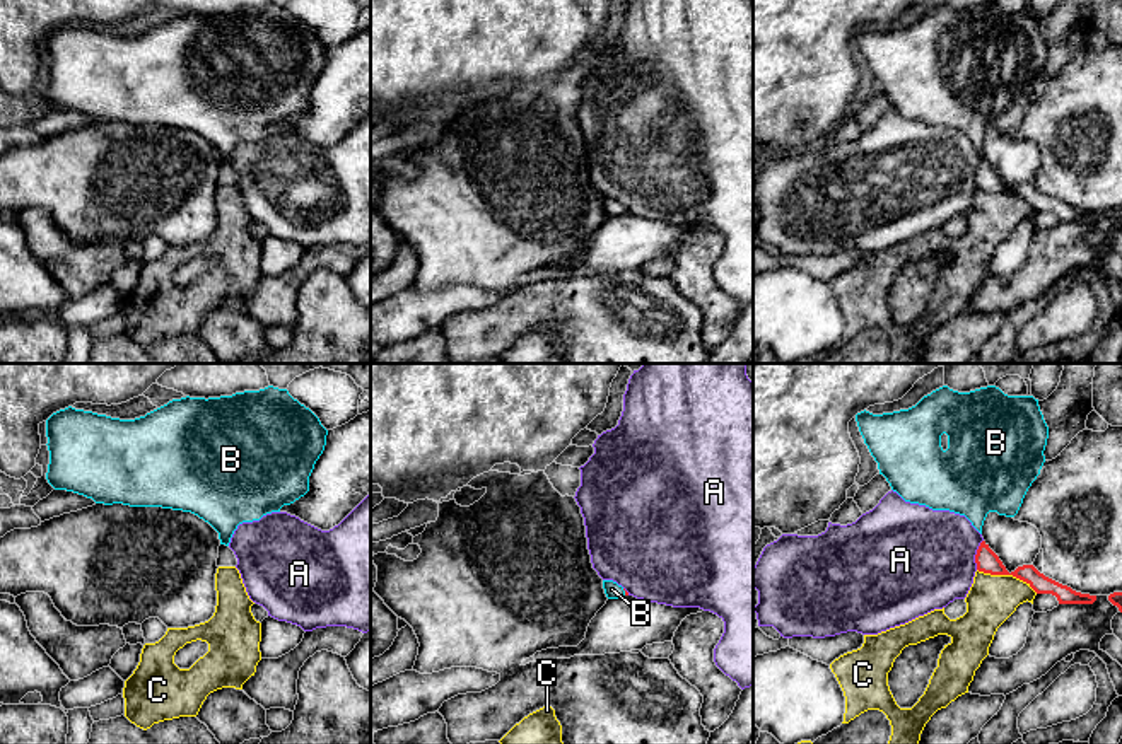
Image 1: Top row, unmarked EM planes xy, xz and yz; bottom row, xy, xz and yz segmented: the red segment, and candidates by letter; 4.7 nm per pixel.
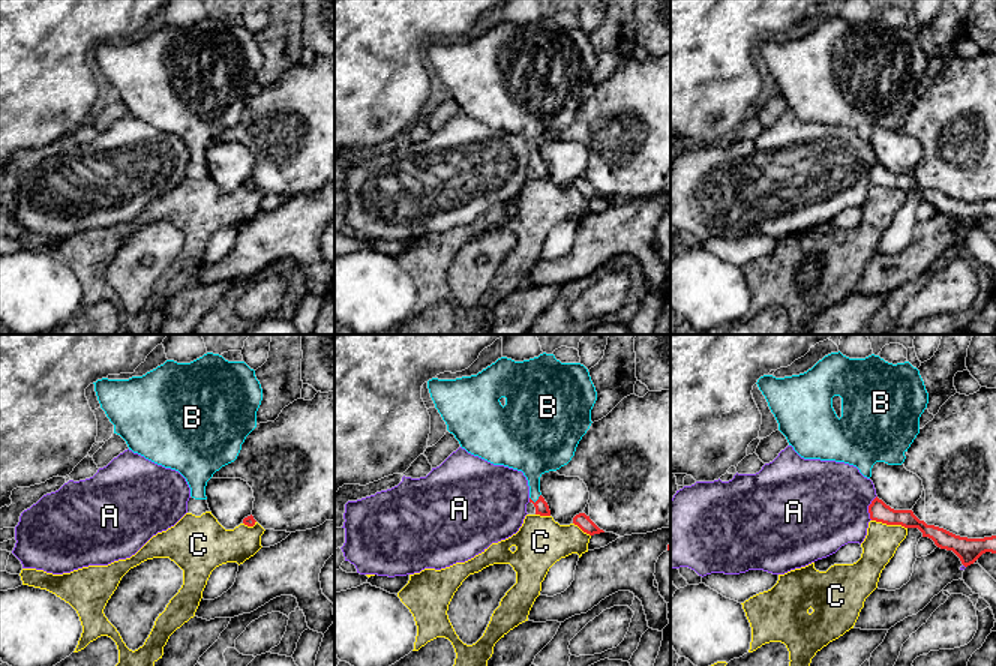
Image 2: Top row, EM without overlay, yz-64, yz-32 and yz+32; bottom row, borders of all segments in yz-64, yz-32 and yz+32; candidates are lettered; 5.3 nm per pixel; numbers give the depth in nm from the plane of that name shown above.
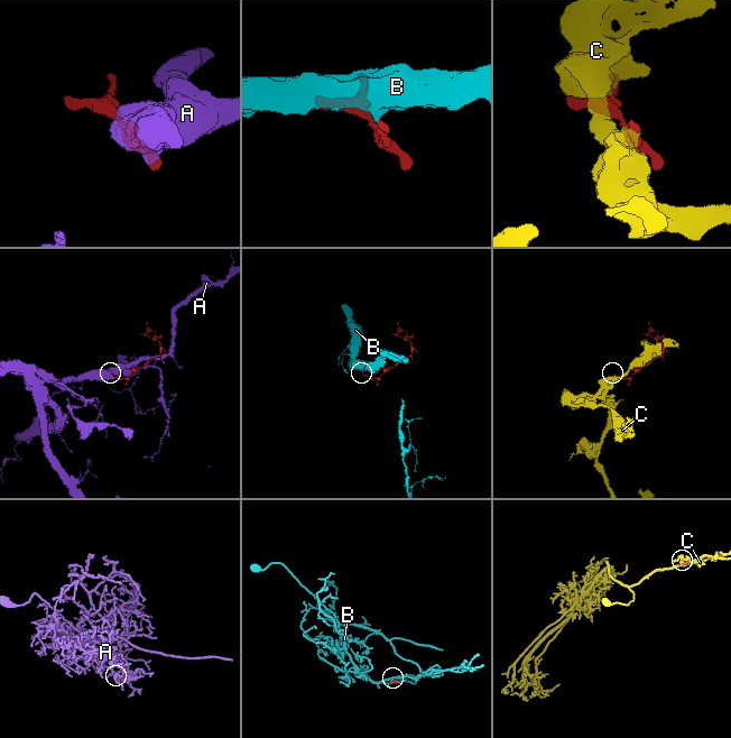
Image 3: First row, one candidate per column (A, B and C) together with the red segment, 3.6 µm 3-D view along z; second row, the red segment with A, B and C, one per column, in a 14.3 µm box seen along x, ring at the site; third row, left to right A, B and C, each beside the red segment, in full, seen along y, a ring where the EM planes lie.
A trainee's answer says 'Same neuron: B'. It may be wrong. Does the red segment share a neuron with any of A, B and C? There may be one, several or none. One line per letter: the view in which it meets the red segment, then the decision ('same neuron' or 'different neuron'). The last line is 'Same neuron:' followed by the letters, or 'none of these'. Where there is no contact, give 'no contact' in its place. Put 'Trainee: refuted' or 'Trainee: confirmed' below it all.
A: yz | different neuron
B: xz | same neuron
C: yz | different neuron
Same neuron: B
Trainee: confirmed

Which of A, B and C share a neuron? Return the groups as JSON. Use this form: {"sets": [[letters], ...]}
{"sets": [["A"], ["B"], ["C"]]}

